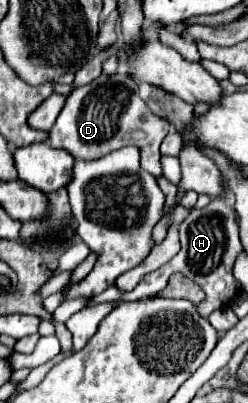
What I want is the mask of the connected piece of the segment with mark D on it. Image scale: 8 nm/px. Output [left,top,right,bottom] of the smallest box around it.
[49,74,171,178]

